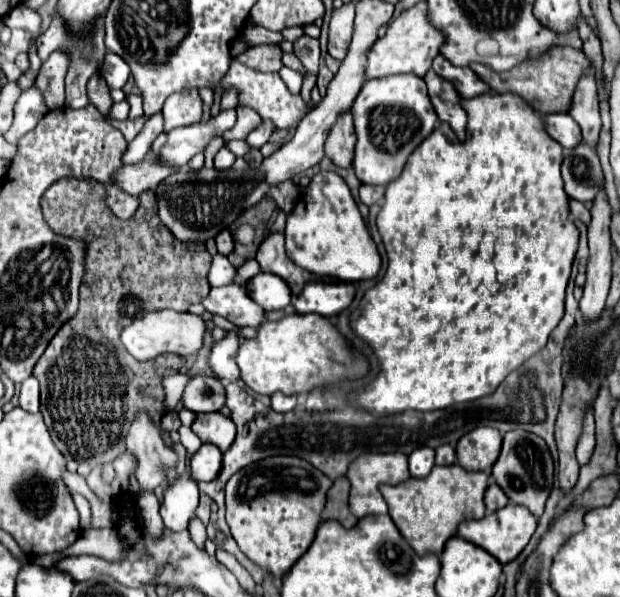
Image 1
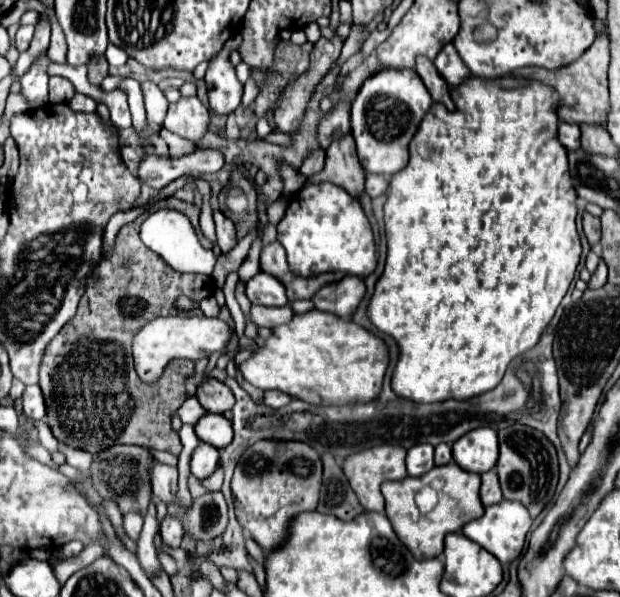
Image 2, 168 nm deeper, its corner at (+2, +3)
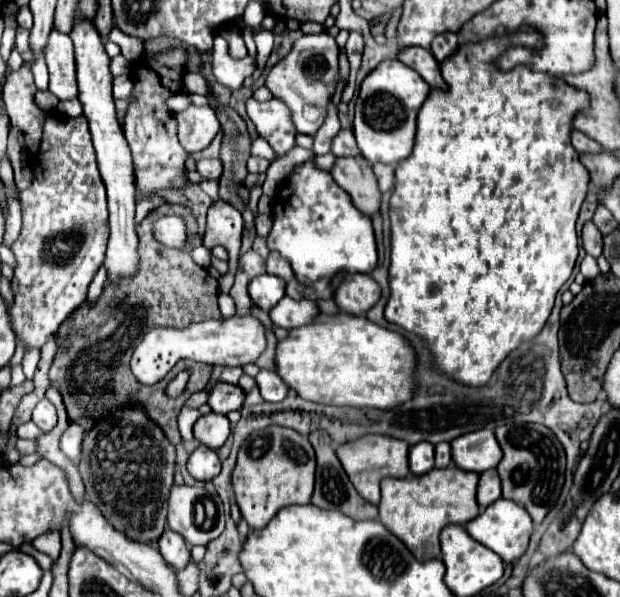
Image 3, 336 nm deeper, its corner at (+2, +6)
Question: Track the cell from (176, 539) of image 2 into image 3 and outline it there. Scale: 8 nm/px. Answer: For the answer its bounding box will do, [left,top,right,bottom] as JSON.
[158,530,190,570]

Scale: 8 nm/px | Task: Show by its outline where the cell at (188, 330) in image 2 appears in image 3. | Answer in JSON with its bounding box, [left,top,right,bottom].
[132,316,266,384]

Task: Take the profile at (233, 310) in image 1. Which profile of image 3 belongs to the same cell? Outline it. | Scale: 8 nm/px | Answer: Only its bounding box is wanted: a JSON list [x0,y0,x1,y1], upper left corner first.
[270,296,320,328]

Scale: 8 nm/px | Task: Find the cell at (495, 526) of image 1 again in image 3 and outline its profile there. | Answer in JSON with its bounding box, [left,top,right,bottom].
[466,498,534,562]

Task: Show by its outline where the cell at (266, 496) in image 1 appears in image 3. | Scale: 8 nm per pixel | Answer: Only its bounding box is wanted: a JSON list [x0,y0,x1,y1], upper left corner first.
[232,426,316,530]

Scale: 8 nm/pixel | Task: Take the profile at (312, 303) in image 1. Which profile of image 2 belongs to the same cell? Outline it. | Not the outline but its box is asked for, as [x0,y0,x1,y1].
[310,275,366,317]

